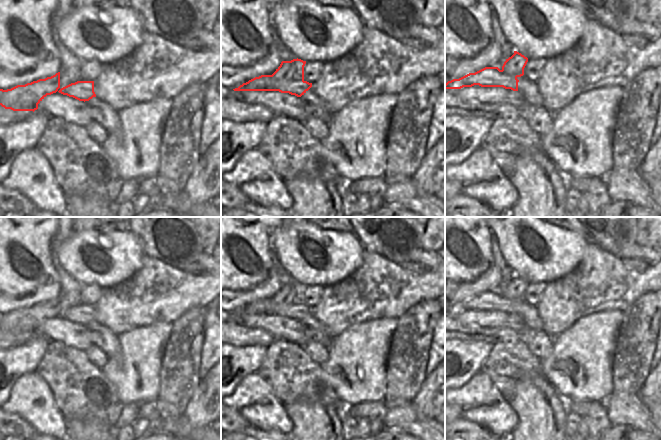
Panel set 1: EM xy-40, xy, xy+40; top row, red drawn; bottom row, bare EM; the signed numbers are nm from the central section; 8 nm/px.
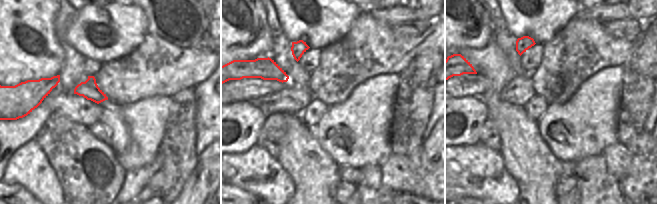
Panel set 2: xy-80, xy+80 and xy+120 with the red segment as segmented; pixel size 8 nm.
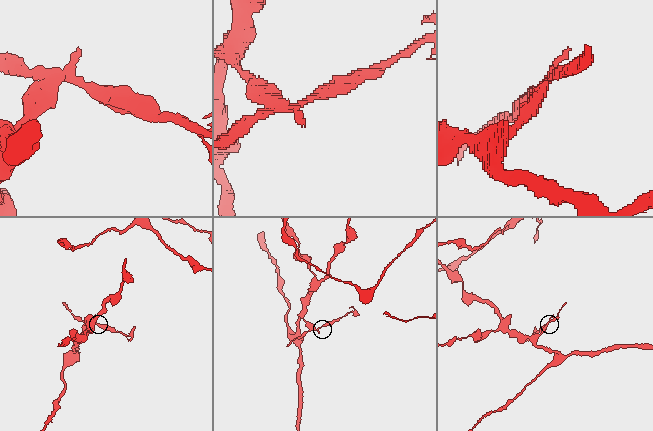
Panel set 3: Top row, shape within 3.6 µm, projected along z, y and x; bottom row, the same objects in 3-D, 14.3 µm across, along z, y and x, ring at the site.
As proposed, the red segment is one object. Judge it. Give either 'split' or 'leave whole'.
split

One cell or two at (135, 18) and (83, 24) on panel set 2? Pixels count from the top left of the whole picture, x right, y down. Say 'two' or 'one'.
one

